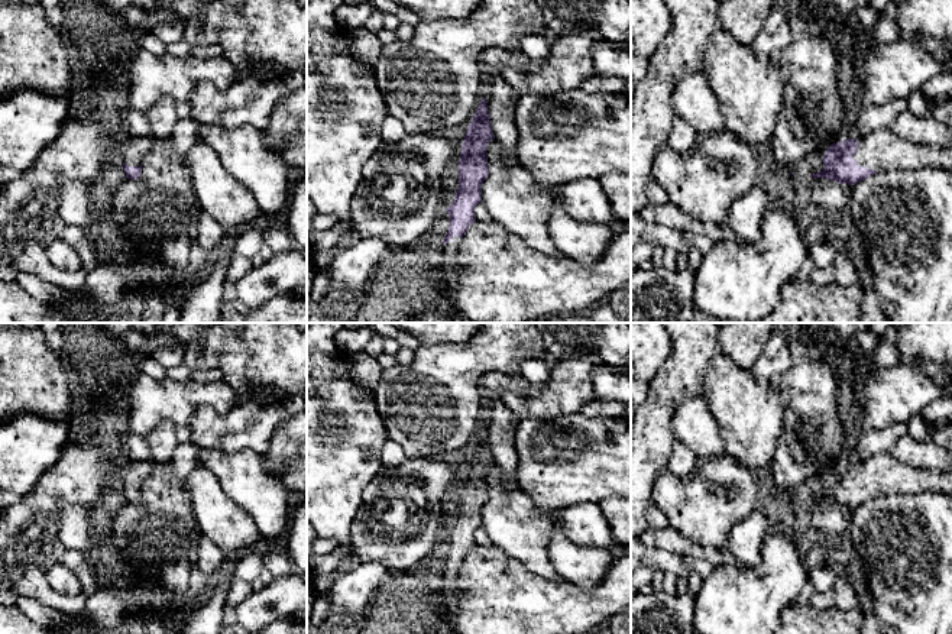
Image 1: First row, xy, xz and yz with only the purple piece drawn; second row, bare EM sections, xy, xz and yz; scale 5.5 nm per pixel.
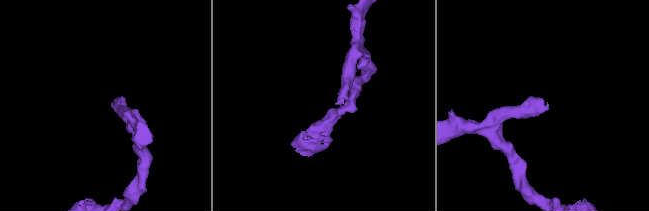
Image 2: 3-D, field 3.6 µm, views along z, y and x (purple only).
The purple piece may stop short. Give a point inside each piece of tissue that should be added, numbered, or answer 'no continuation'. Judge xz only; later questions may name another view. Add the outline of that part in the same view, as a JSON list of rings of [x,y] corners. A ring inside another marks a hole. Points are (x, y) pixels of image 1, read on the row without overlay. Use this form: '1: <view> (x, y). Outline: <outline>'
1: xz (450, 573). Outline: [[[454,560],[443,573],[443,588],[449,596],[449,609],[454,612],[457,609],[457,602],[460,601],[460,592],[456,585],[460,562]]]

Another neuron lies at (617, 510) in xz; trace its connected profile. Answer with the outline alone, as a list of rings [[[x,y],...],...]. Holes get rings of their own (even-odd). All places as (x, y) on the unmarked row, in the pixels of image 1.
[[[609,496],[598,505],[611,525],[618,551],[631,550],[631,501],[624,496]]]

